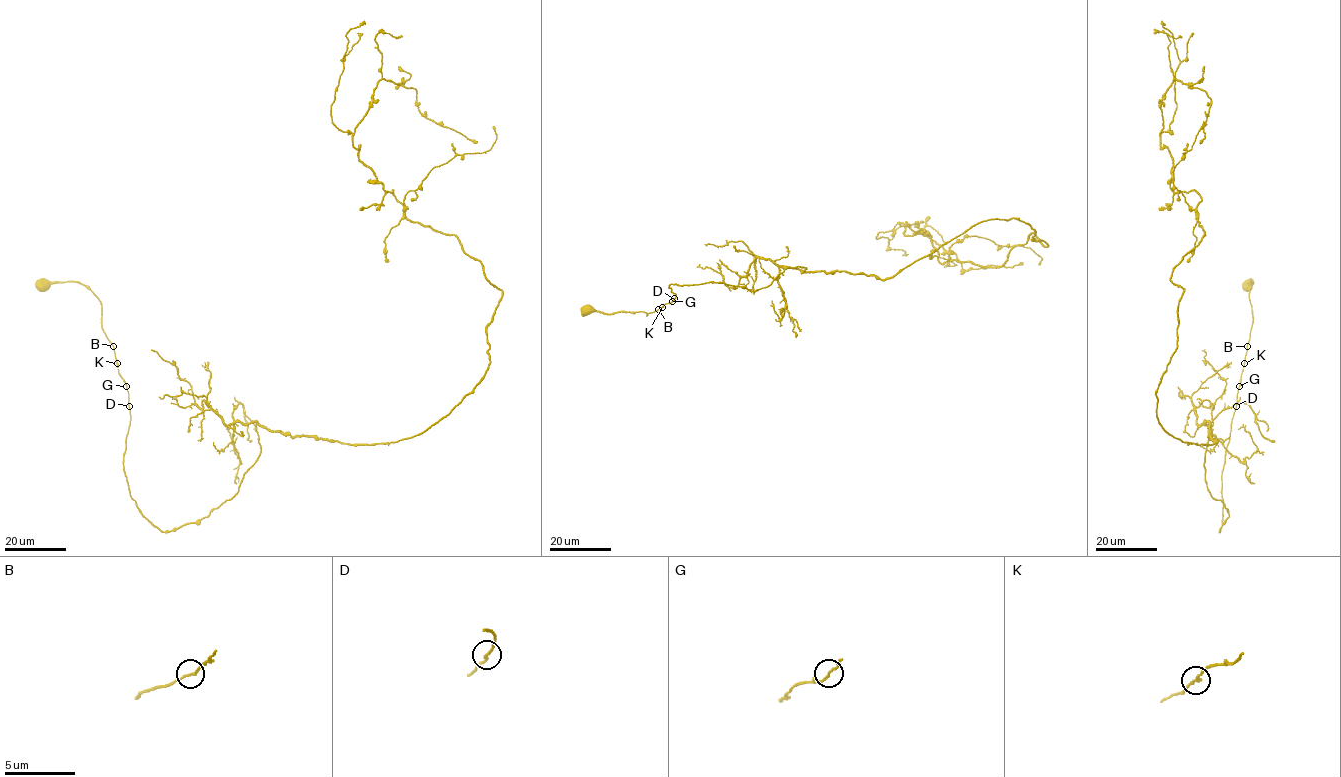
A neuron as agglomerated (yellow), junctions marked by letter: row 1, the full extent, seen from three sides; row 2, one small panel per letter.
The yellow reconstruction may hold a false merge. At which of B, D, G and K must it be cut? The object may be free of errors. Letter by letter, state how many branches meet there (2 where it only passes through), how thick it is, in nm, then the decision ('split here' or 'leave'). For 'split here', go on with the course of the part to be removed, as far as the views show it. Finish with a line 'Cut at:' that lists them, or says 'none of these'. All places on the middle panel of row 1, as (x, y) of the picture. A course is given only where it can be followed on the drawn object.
B: 2 branches meet; 120 nm thick; leave
D: 2 branches meet; 130 nm thick; leave
G: 2 branches meet; 130 nm thick; leave
K: 2 branches meet; 160 nm thick; leave
Cut at: none of these

